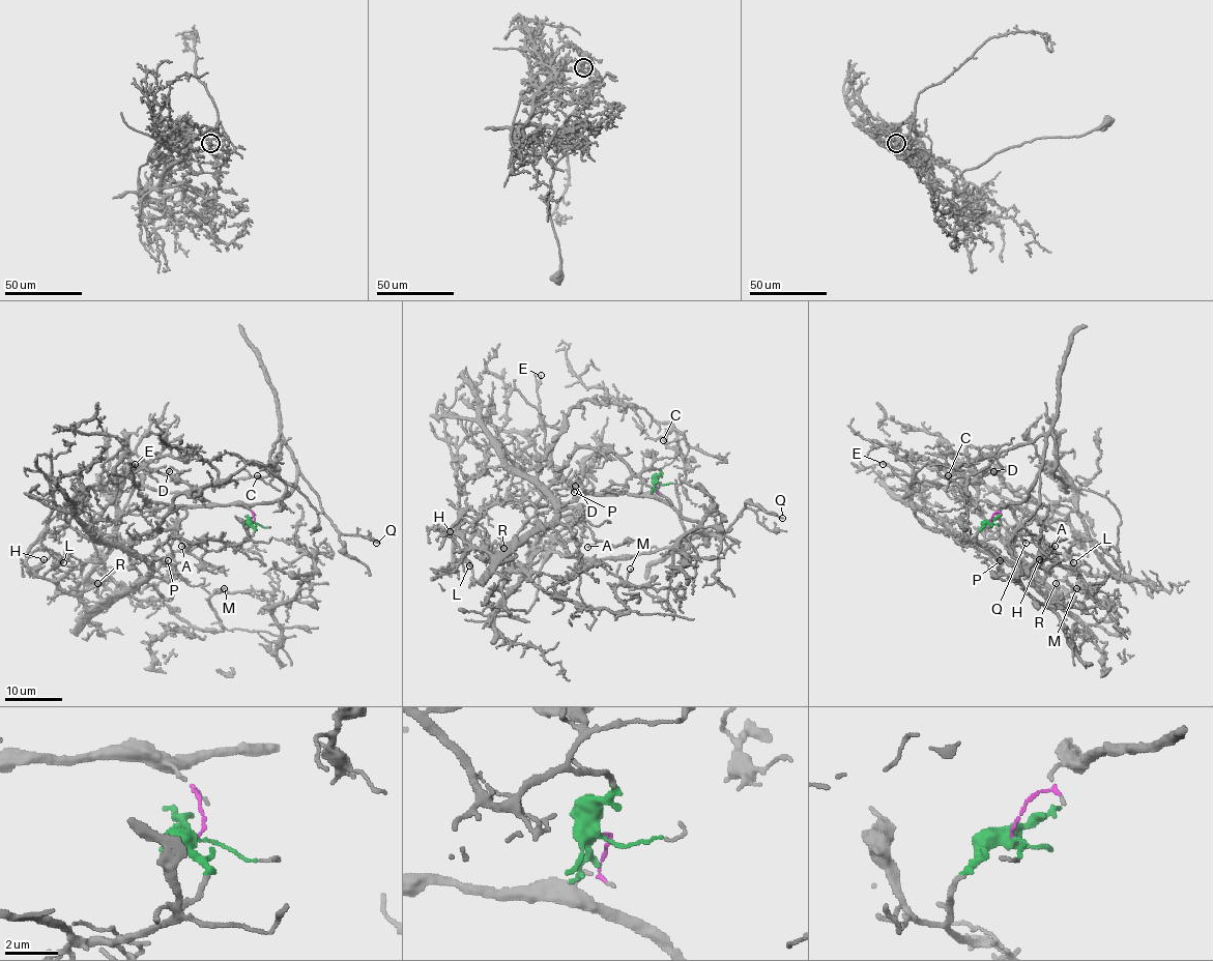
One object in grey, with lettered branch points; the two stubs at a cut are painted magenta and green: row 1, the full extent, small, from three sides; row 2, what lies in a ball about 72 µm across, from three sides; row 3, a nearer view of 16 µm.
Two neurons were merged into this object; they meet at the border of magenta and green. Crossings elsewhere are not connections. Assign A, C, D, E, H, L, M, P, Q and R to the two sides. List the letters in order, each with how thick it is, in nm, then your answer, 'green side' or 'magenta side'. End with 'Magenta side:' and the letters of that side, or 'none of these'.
A: calibre 110 nm; green side
C: calibre 120 nm; magenta side
D: calibre 160 nm; green side
E: calibre 80 nm; magenta side
H: calibre 80 nm; green side
L: calibre 200 nm; green side
M: calibre 110 nm; green side
P: calibre 80 nm; green side
Q: calibre 100 nm; magenta side
R: calibre 200 nm; green side
Magenta side: C, E, Q

